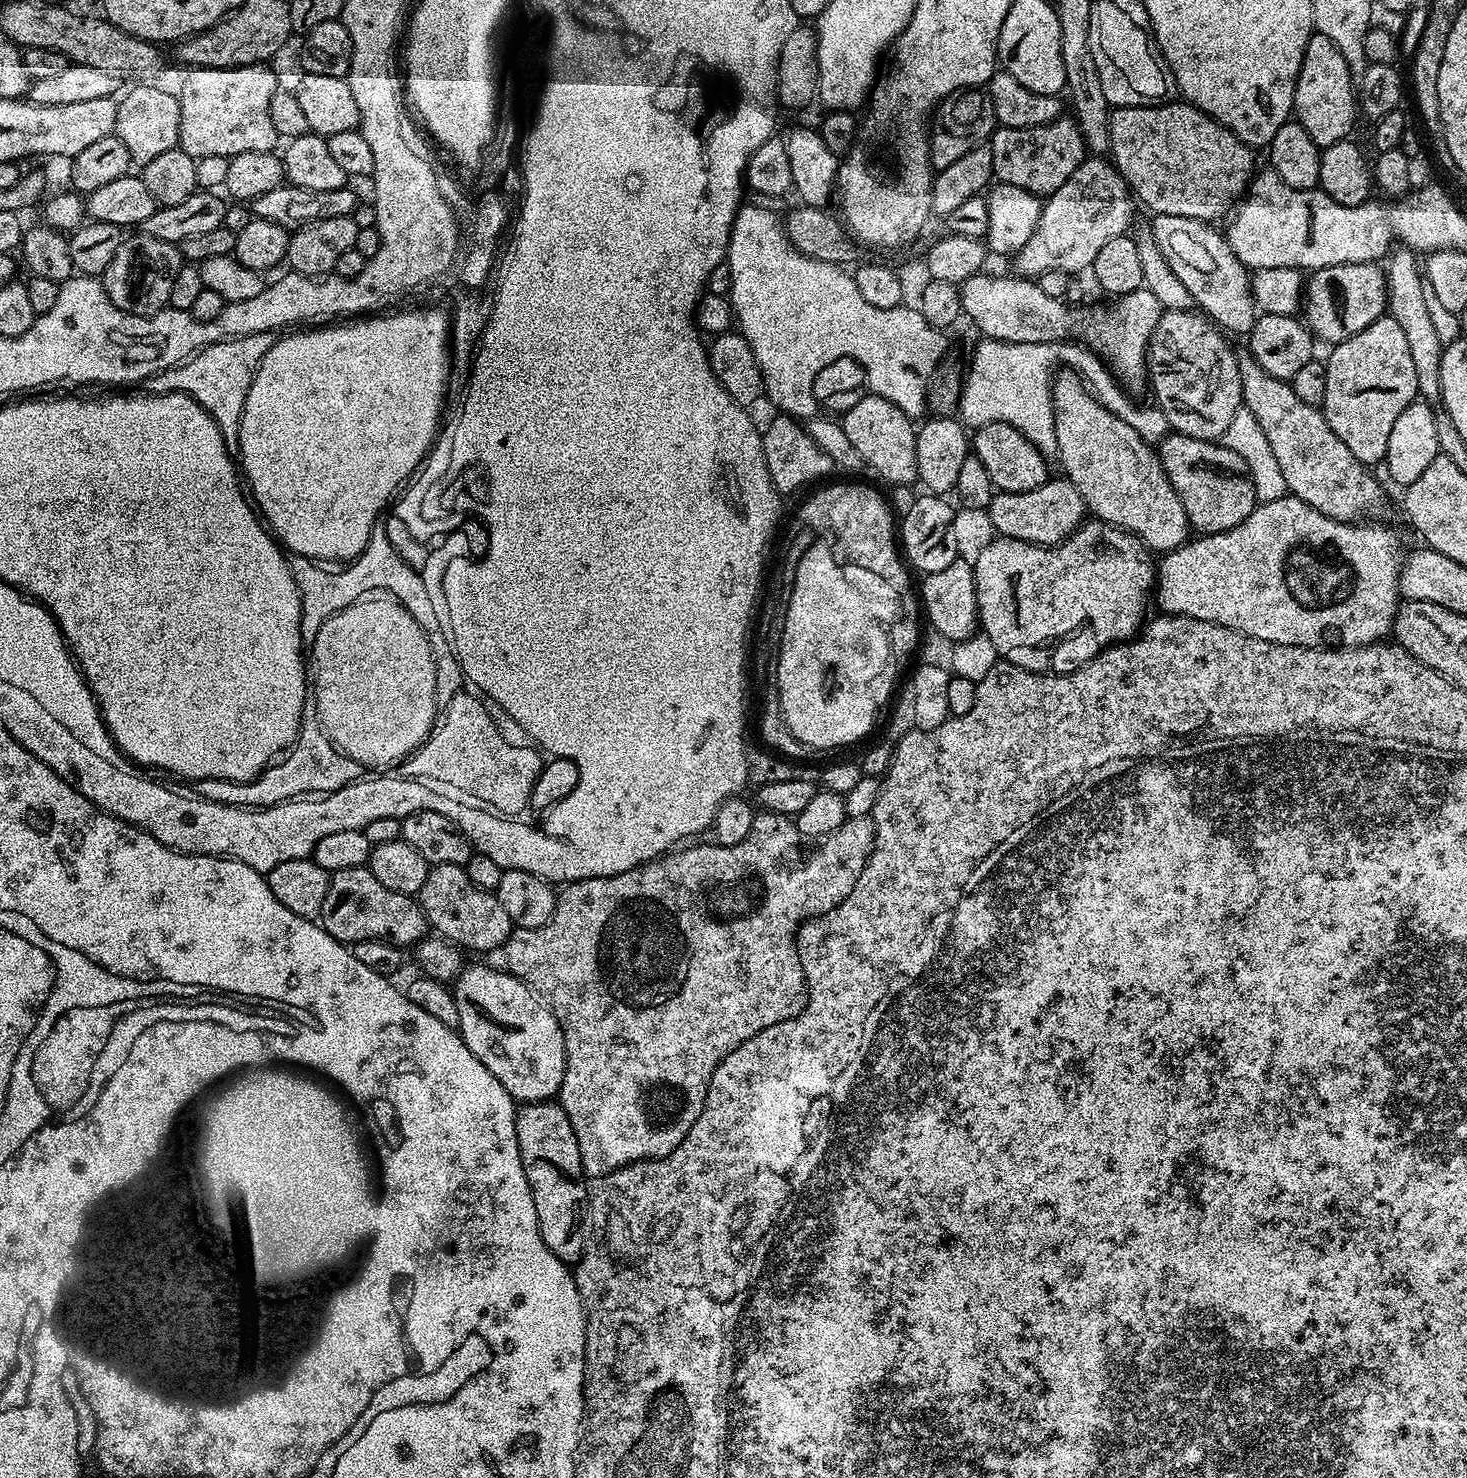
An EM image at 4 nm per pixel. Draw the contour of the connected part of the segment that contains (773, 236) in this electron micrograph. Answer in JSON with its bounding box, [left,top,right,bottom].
[726,202,948,422]

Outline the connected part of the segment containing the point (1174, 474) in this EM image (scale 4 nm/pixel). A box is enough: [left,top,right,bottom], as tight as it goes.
[1158,431,1258,534]

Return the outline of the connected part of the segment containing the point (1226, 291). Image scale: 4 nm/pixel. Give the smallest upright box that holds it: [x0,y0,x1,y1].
[1150,215,1258,334]

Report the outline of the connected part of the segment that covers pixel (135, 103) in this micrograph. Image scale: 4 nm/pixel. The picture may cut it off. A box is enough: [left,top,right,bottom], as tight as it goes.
[114,82,180,166]

